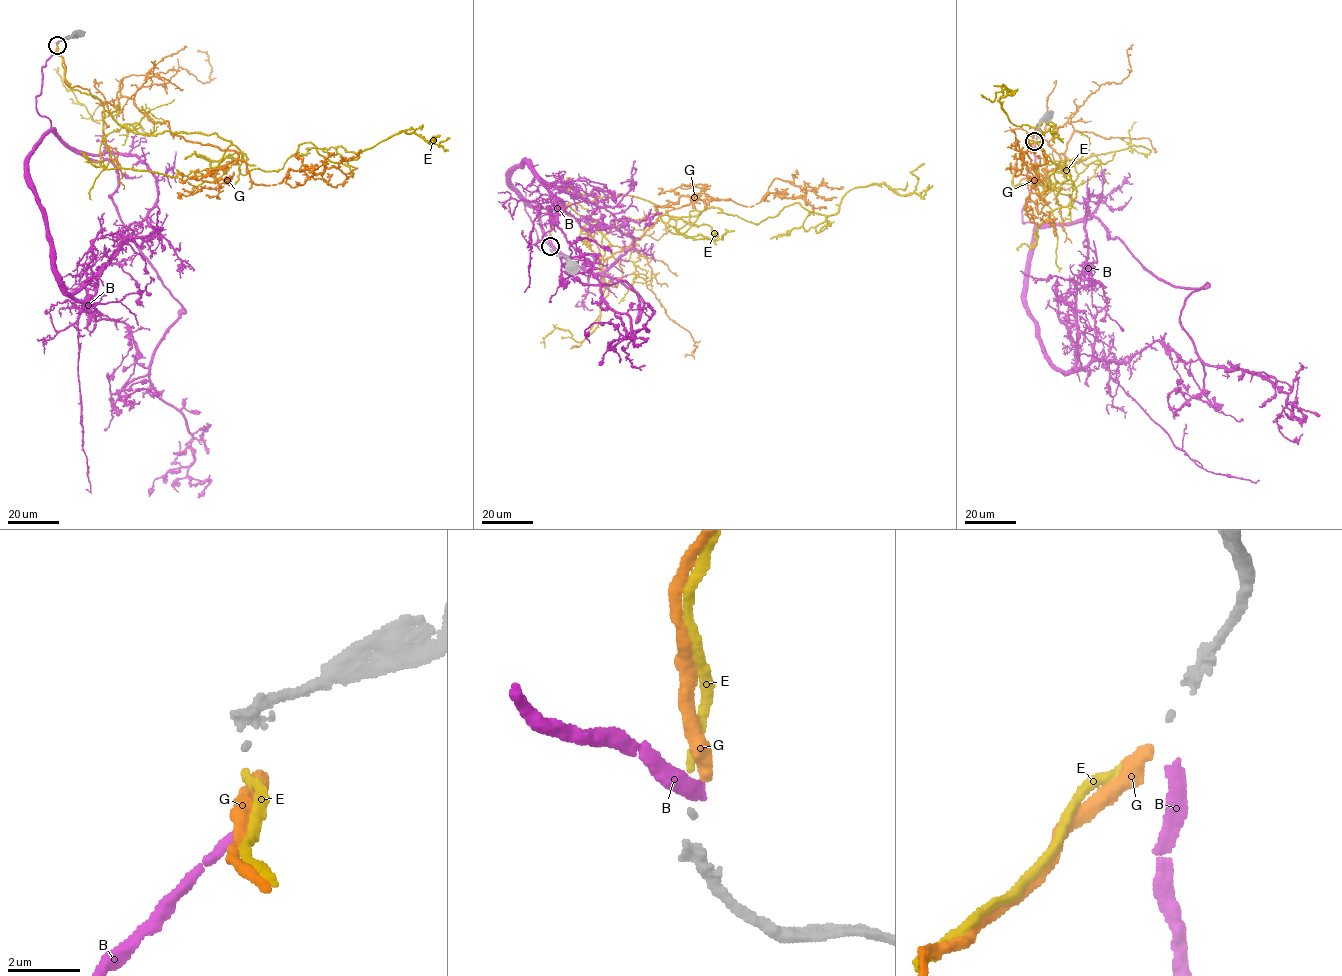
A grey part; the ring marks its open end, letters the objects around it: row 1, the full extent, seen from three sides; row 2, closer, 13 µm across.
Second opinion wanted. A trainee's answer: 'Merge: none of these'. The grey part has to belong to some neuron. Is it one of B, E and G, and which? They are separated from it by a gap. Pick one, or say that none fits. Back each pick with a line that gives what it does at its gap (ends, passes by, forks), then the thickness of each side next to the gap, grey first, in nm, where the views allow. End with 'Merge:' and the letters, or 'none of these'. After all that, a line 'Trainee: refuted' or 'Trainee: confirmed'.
E: it ends there; 110 nm thick on the grey side, 240 nm on the other
Merge: E
Trainee: refuted

